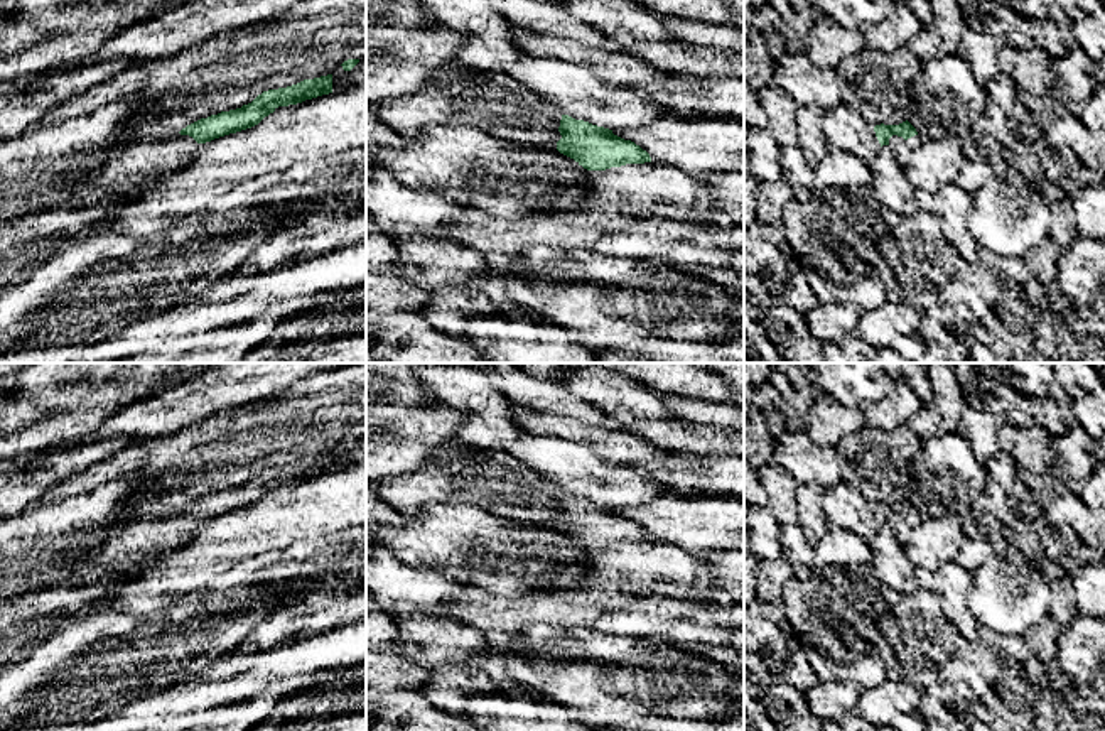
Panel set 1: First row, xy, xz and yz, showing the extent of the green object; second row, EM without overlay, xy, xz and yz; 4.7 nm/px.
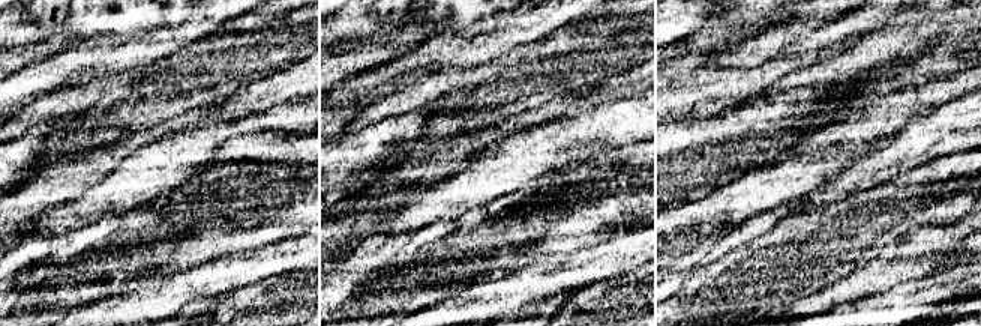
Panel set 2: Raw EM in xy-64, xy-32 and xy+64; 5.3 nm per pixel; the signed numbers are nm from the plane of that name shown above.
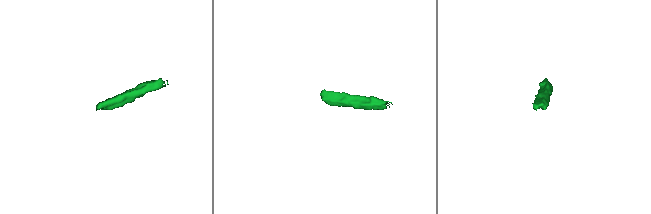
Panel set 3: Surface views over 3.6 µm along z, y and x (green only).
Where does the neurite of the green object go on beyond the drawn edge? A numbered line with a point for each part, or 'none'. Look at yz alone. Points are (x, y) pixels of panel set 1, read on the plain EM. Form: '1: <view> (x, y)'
1: yz (903, 527)

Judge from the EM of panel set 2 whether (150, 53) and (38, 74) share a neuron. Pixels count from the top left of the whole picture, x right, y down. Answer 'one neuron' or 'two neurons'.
one neuron

